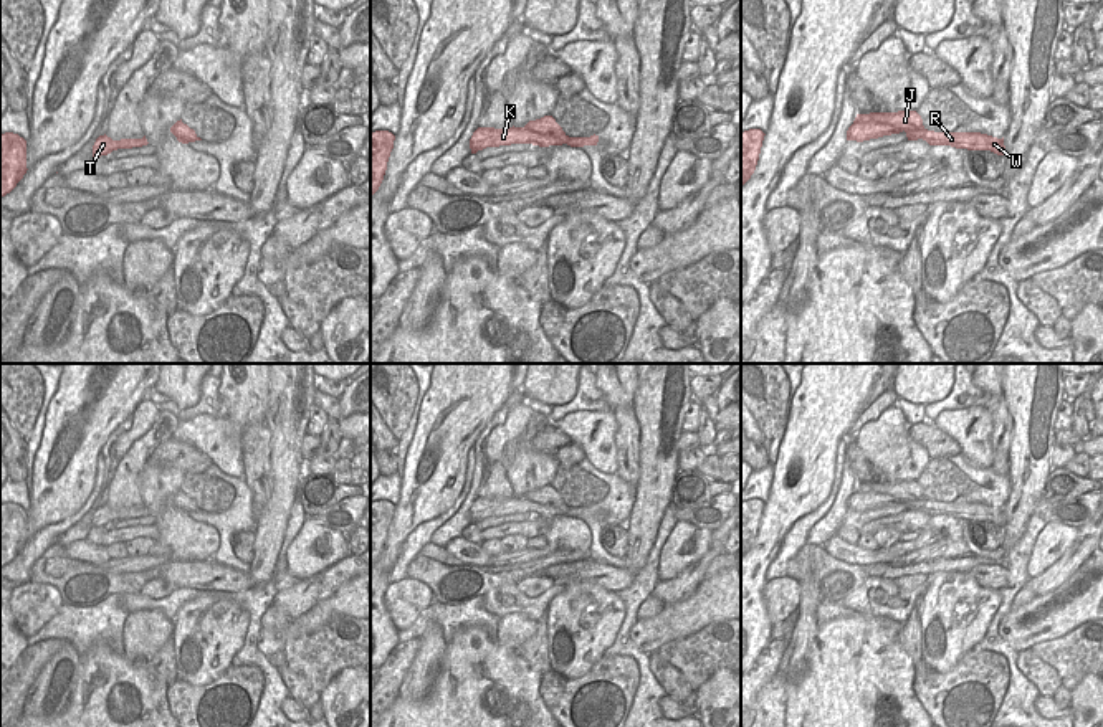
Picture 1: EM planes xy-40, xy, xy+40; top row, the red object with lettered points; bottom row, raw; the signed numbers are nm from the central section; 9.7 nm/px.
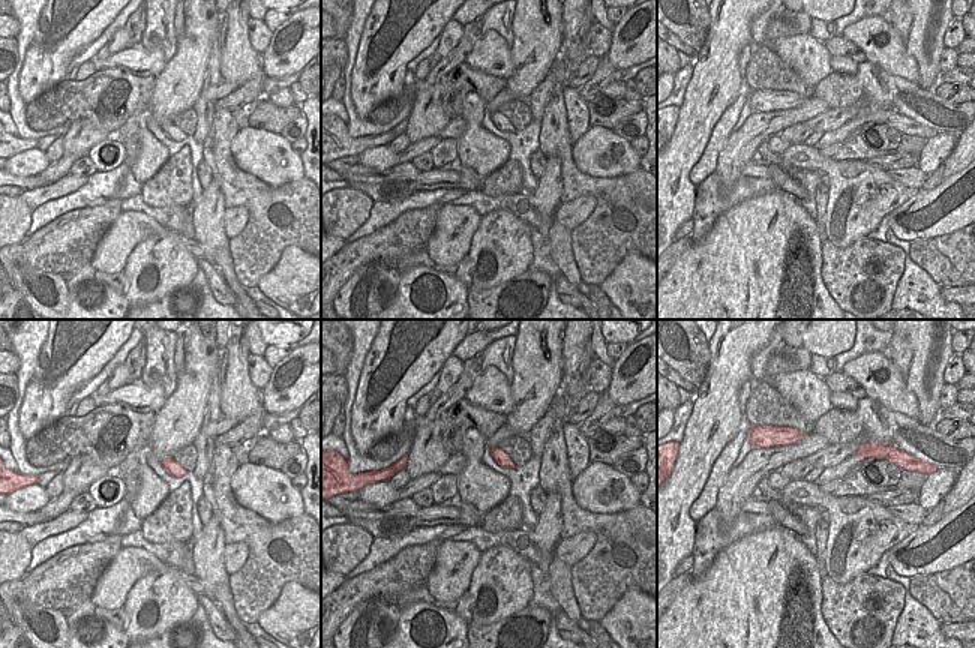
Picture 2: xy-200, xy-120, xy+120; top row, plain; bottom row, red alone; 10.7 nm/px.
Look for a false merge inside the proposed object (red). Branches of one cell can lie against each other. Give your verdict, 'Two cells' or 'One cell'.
Two cells

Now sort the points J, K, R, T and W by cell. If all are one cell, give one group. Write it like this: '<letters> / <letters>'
J / K R T W

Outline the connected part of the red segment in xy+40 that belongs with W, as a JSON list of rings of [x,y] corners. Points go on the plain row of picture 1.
[[[928,499],[906,502],[908,511],[923,509],[929,516],[951,516],[967,520],[991,520],[997,525],[1005,524],[1004,507],[997,509],[981,502],[934,502]]]

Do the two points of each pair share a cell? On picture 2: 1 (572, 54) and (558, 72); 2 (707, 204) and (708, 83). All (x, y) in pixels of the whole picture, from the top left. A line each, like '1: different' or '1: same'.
1: different
2: different

